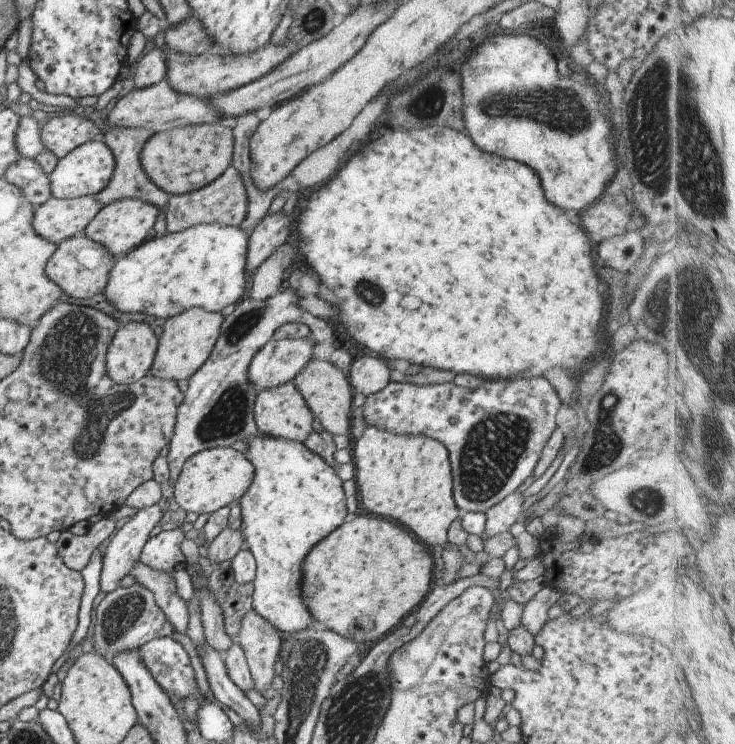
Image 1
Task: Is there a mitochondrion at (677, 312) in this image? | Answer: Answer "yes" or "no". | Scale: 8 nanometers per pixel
yes

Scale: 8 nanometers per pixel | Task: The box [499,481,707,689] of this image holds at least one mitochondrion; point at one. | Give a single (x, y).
(644, 501)

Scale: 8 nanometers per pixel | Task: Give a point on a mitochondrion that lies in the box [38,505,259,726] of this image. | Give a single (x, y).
(127, 609)

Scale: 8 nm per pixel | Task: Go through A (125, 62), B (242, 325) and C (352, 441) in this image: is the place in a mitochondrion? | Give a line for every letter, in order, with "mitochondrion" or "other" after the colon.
A: other
B: mitochondrion
C: other

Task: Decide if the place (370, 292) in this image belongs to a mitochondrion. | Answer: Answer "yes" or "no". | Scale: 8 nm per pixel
yes

